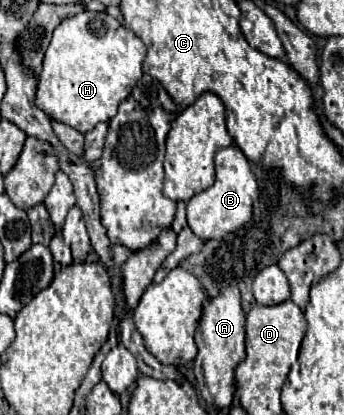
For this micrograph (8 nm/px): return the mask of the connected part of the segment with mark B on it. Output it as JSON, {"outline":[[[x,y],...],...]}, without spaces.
{"outline":[[[239,146],[221,148],[215,156],[217,180],[211,188],[195,194],[187,204],[187,222],[189,228],[201,240],[221,240],[229,232],[241,228],[251,220],[251,208],[259,197],[259,188],[255,174],[251,172],[251,164]]]}

